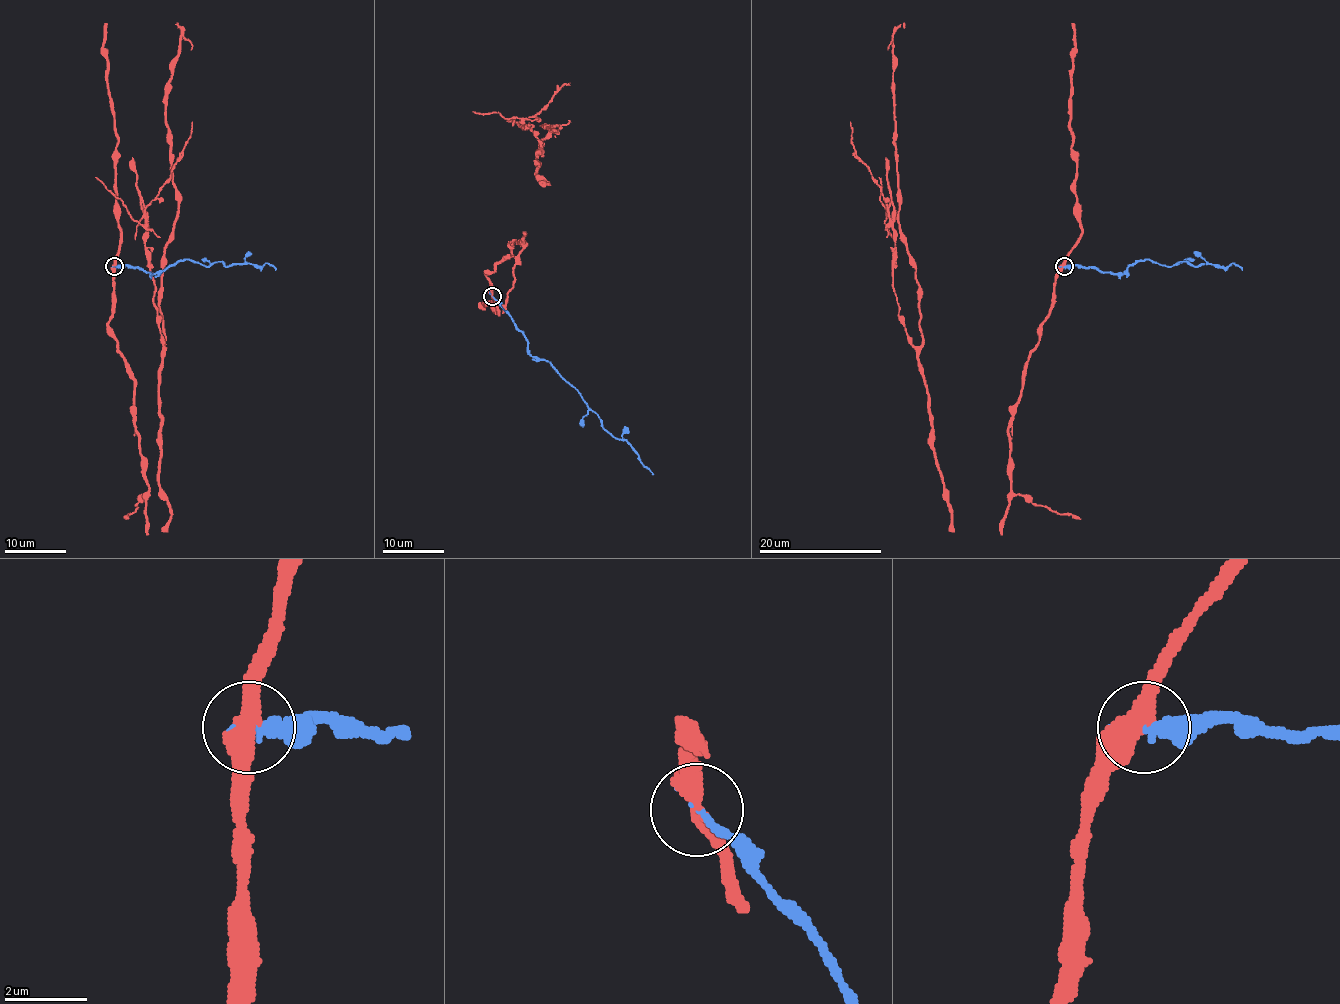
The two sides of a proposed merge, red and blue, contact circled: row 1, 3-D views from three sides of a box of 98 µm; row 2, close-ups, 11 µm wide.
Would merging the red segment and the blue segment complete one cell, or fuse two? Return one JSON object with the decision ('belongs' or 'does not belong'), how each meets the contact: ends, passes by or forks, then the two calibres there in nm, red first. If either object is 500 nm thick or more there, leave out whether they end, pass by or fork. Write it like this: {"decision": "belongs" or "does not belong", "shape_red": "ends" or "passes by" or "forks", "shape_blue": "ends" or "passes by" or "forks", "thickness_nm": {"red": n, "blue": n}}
{"decision": "does not belong", "shape_red": "passes by", "shape_blue": "ends", "thickness_nm": {"red": 400, "blue": 240}}

